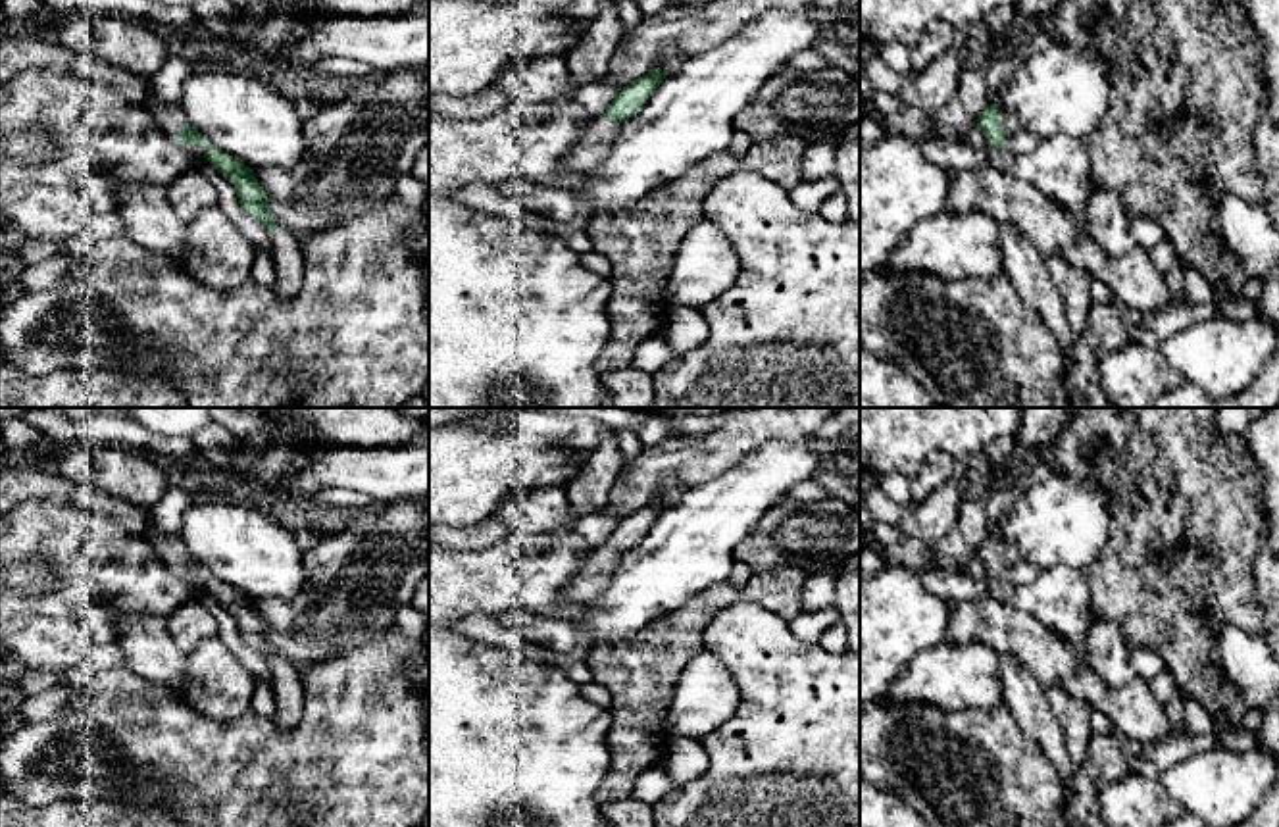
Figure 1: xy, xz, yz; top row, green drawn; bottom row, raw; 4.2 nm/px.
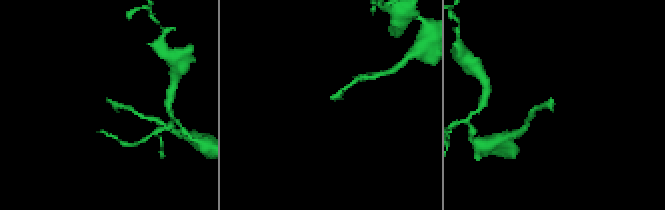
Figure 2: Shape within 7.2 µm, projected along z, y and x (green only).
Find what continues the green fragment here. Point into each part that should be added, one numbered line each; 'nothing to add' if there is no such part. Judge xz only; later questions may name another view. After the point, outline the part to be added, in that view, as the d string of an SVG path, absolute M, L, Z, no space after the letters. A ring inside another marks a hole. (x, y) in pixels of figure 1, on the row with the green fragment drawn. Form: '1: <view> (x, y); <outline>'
1: xz (597, 141); M596 115L589 121L579 142L569 150L564 165L569 169L592 169L612 150L621 123L608 115Z

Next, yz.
1: yz (1020, 141); M1000 112L1000 123L1012 154L1031 152L1041 142L1037 137L1017 127L1014 119L1010 119L1002 112Z

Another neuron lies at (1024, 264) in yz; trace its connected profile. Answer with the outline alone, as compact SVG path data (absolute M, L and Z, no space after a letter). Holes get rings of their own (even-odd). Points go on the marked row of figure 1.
M1008 221L1000 223L1000 250L1004 273L1017 296L1039 313L1056 337L1066 365L1073 363L1077 337L1069 327L1064 298L1048 273L1046 258Z

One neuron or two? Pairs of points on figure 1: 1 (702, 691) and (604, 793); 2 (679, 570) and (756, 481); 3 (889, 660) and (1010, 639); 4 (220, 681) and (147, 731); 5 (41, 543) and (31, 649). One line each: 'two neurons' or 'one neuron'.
1: two neurons
2: one neuron
3: two neurons
4: two neurons
5: one neuron

